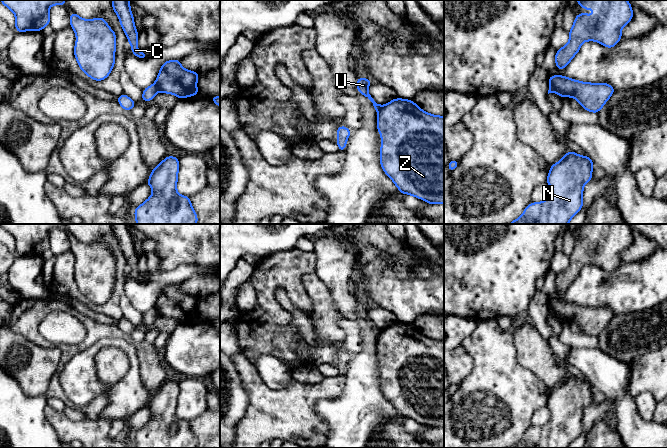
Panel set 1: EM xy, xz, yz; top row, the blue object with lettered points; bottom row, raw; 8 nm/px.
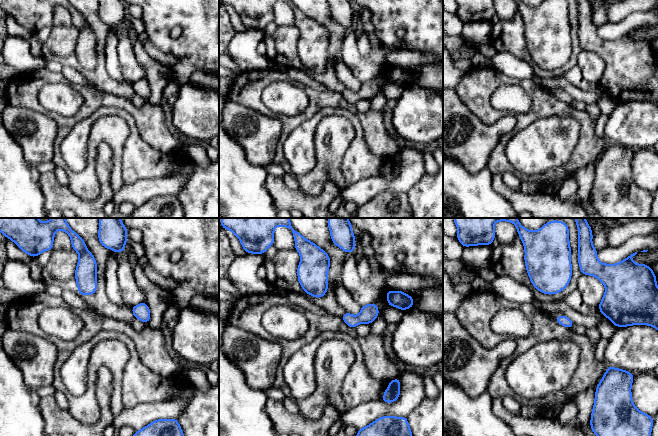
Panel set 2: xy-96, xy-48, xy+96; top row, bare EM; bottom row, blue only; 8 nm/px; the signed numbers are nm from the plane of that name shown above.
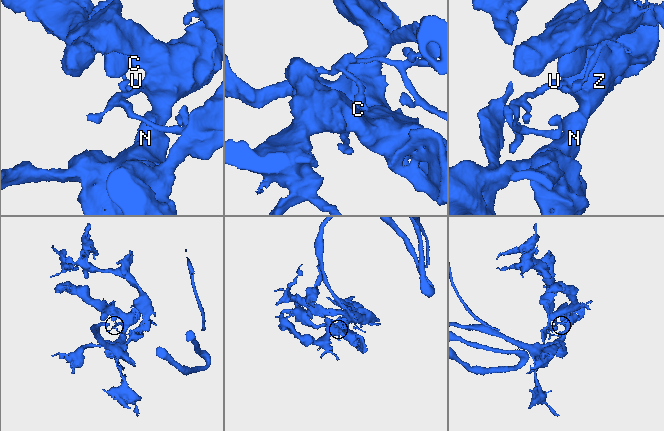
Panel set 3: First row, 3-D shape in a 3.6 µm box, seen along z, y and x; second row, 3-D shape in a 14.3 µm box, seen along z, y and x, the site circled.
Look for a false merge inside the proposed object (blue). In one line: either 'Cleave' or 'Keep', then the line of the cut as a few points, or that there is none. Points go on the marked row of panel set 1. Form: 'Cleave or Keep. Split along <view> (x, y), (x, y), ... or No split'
Cleave. Split along xy (154, 83), (158, 90)

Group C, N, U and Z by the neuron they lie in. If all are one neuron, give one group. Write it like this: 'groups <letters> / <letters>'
groups C N Z / U

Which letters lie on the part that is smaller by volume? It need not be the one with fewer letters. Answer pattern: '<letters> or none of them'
U

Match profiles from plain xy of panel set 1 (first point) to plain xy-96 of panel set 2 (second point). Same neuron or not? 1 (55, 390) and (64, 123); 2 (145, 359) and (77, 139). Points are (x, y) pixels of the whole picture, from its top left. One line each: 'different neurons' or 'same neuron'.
1: same neuron
2: different neurons

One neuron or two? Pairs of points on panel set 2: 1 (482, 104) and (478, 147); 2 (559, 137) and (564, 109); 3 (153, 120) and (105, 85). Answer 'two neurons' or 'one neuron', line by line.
1: two neurons
2: two neurons
3: two neurons

